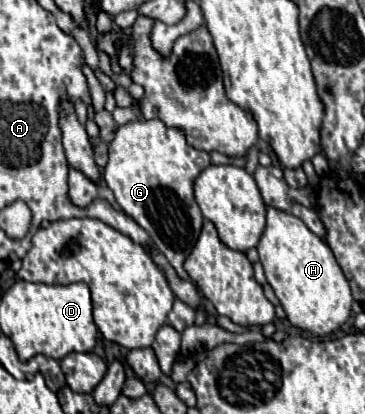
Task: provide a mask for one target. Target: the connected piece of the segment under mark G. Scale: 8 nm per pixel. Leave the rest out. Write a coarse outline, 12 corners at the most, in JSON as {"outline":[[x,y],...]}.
{"outline":[[162,120],[118,126],[104,182],[182,280],[210,154]]}

